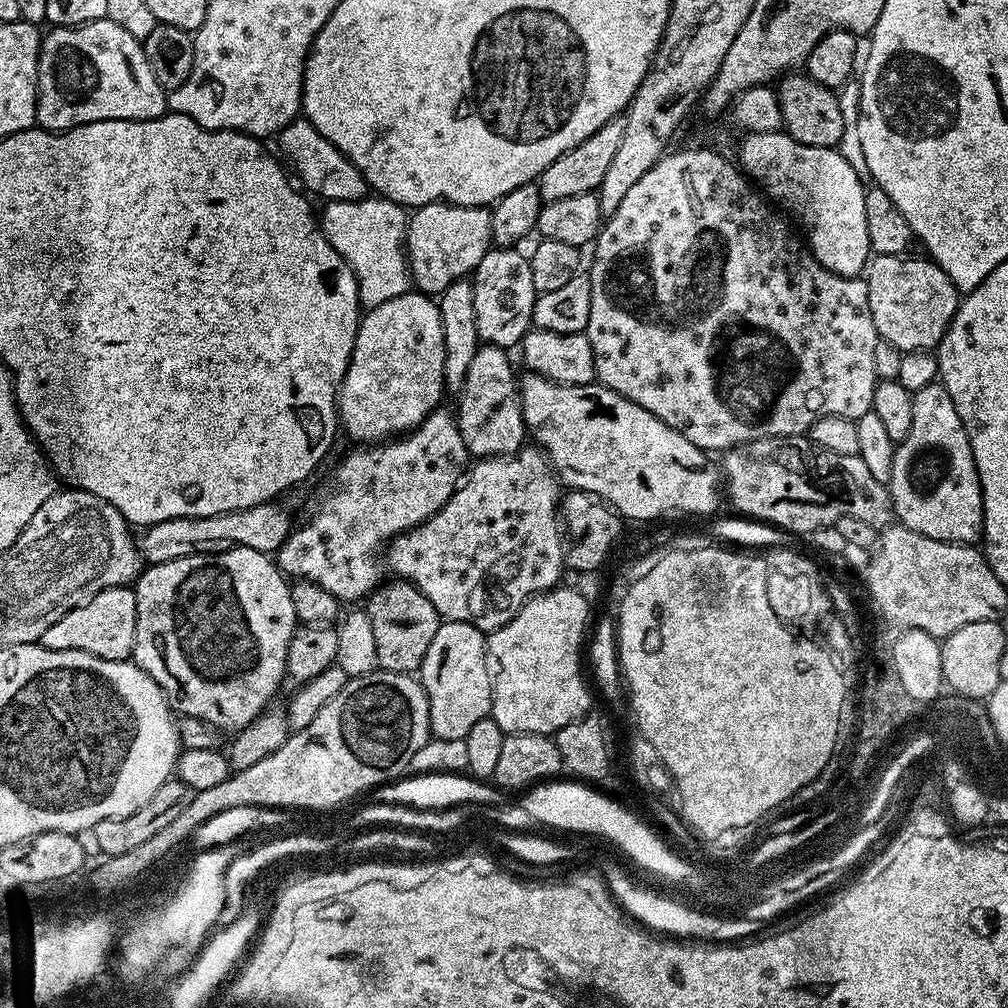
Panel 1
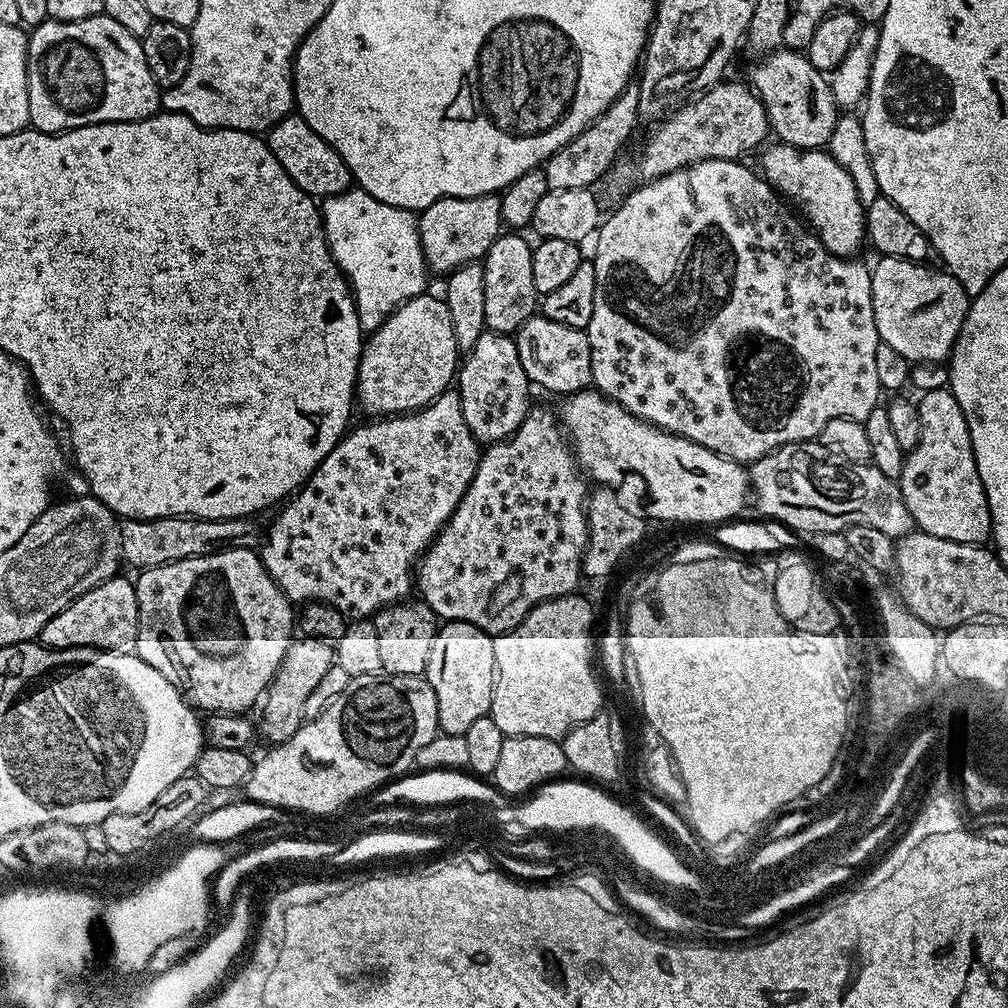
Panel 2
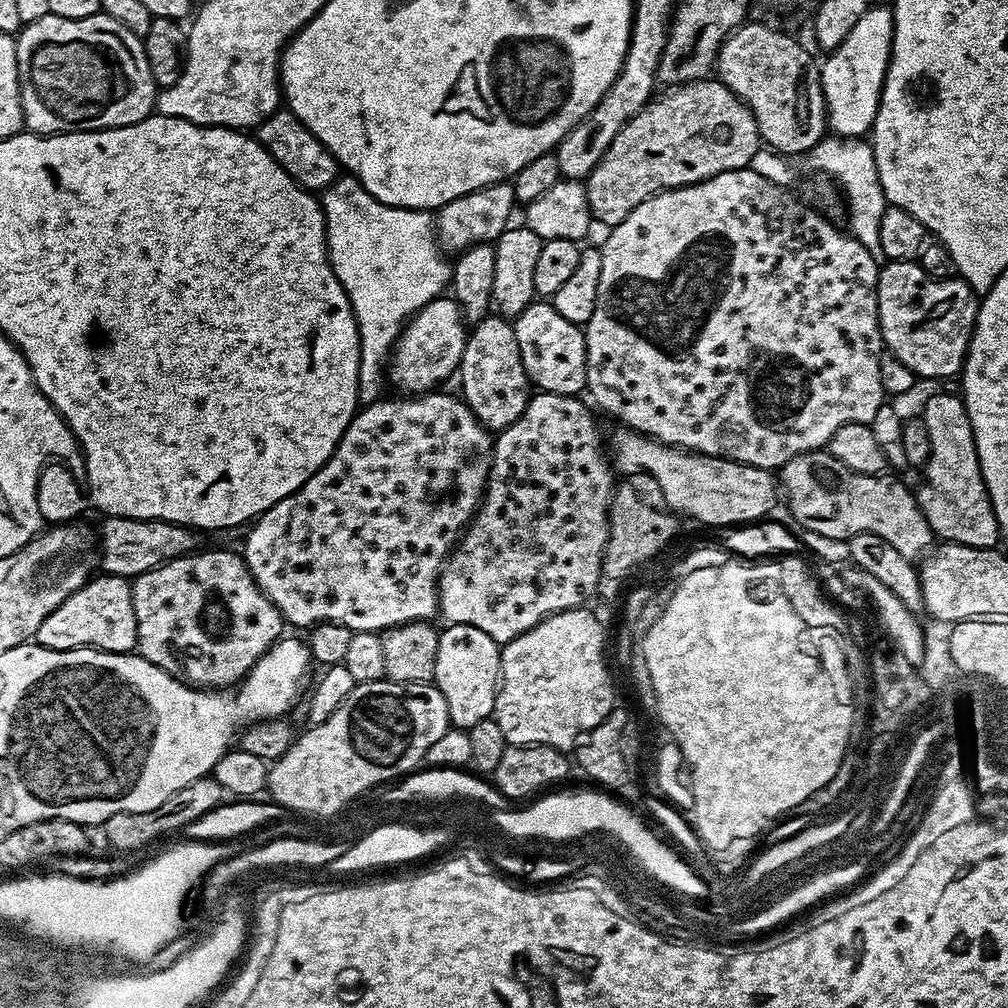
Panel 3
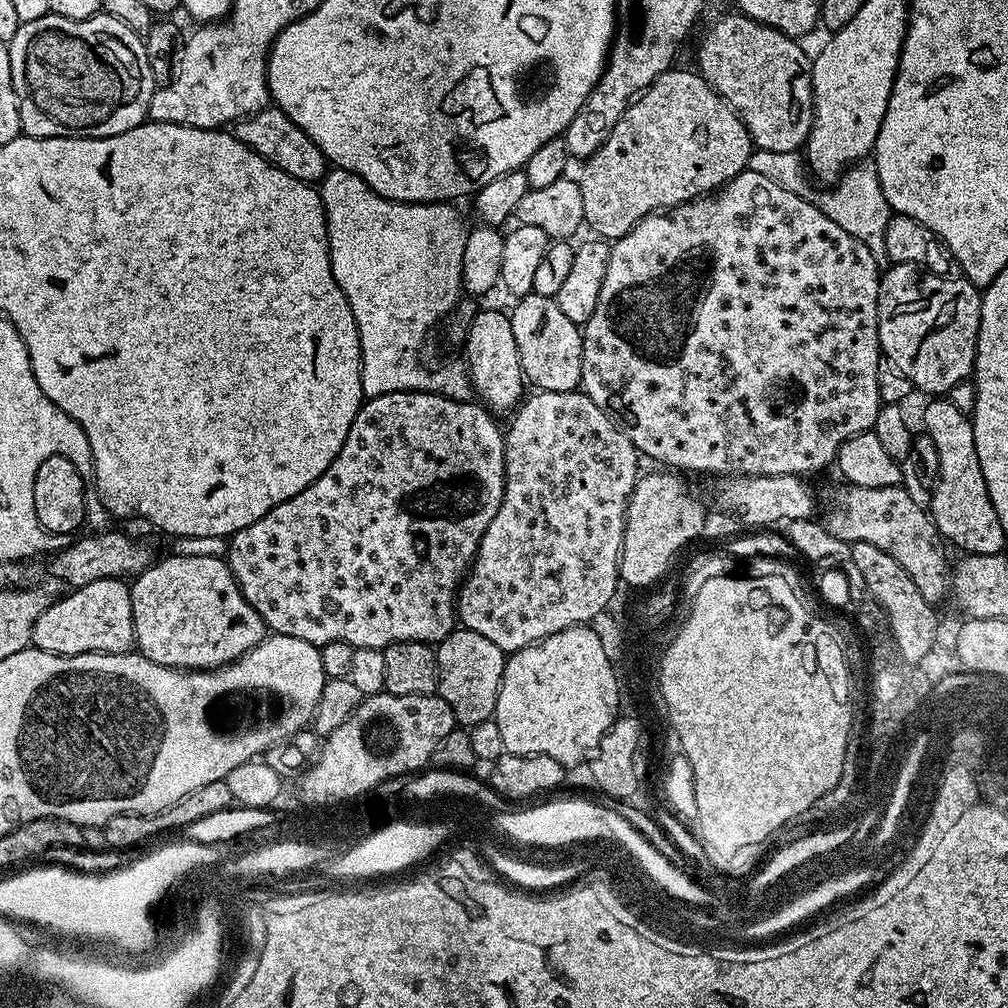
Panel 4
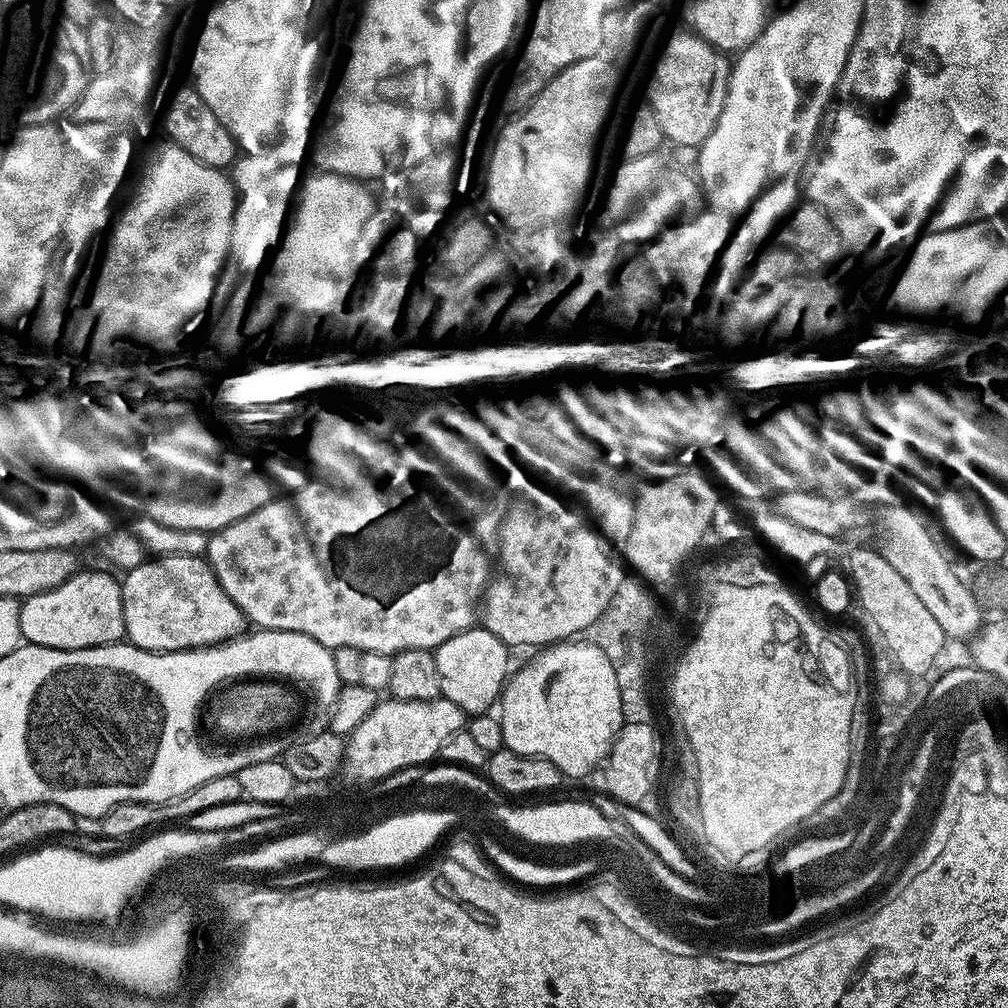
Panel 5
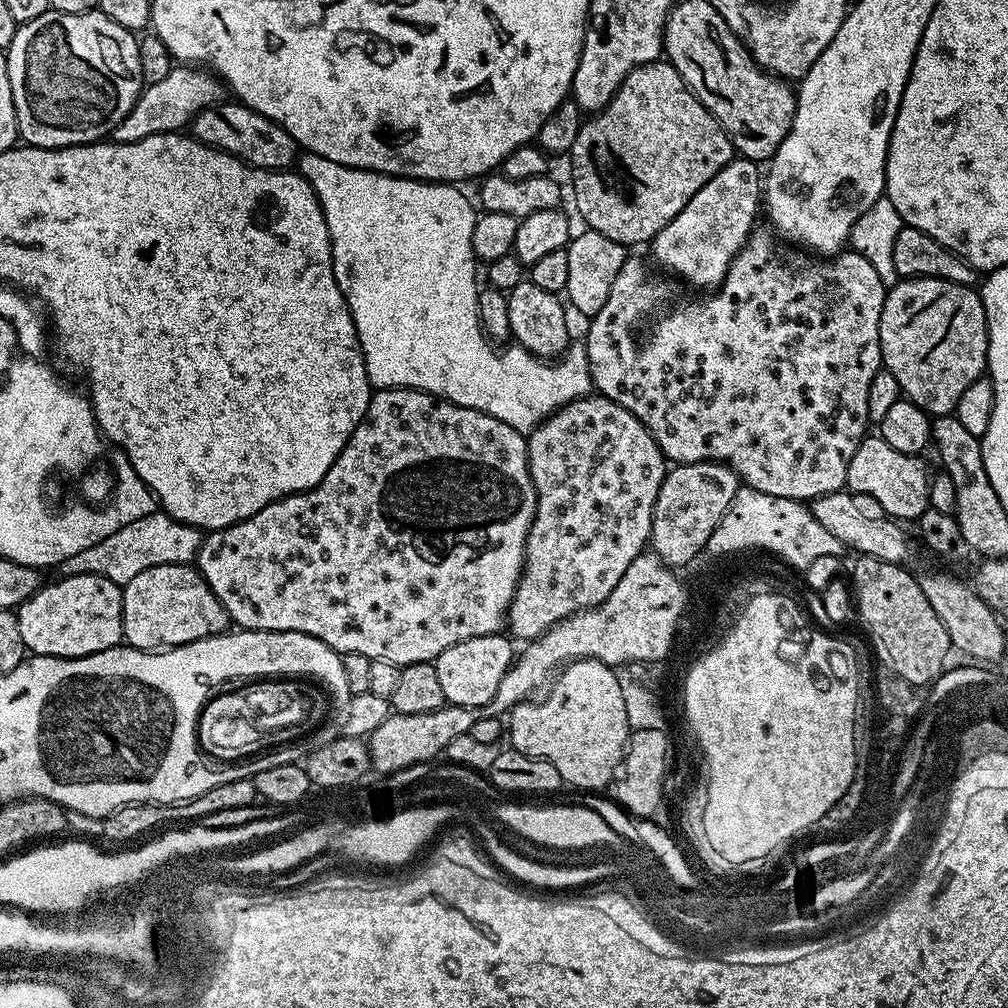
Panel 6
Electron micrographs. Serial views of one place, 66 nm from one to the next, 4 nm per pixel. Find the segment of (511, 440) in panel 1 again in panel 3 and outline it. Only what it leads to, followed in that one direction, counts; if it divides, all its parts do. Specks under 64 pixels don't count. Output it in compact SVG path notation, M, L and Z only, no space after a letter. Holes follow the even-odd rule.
M489 314L484 317L482 322L471 327L470 333L464 341L464 353L458 369L459 380L461 388L459 391L462 393L463 403L467 404L469 410L476 416L478 423L493 433L503 432L518 419L522 410L526 410L530 399L530 391L528 392L530 381L522 366L522 354L518 350L516 329L507 319L496 314Z

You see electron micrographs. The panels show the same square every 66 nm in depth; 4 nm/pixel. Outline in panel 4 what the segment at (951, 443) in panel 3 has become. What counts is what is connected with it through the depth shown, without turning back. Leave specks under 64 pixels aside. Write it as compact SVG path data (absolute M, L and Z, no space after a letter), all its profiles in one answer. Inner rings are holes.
M936 398L932 405L929 406L928 409L924 412L924 428L923 431L934 440L934 446L937 447L938 454L938 462L940 463L940 472L939 476L936 480L936 485L931 489L930 495L932 495L932 508L930 504L930 515L932 518L933 525L937 530L939 530L941 537L949 545L957 544L958 547L961 548L961 553L971 554L974 556L981 556L982 554L994 554L995 552L1003 553L1005 551L1004 548L1004 540L1006 540L1006 533L1002 530L1002 522L998 518L998 514L994 510L994 506L992 505L992 499L990 498L990 494L988 493L988 487L986 486L986 482L984 481L984 475L982 474L982 466L978 462L978 450L974 446L974 430L972 429L972 421L962 410L958 410L956 406L954 406L951 401L947 398Z

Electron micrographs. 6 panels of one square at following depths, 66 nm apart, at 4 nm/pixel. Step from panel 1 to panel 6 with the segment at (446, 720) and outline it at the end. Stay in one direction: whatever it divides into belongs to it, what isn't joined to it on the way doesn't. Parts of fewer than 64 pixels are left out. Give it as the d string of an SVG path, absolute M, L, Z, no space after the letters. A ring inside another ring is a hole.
M497 634L466 638L466 642L458 642L442 650L442 654L434 663L445 701L460 708L487 709L494 694L498 694L498 682L502 682L506 670L514 663L511 643L513 644L513 641L507 635Z

